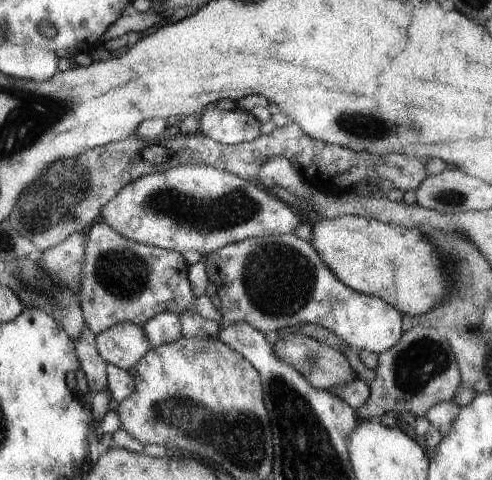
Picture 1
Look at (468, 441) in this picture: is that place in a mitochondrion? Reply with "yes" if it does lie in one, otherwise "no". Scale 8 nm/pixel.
no

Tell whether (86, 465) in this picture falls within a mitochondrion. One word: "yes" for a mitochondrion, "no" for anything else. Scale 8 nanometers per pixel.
no

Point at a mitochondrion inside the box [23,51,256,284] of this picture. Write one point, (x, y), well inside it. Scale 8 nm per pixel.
(57, 107)

